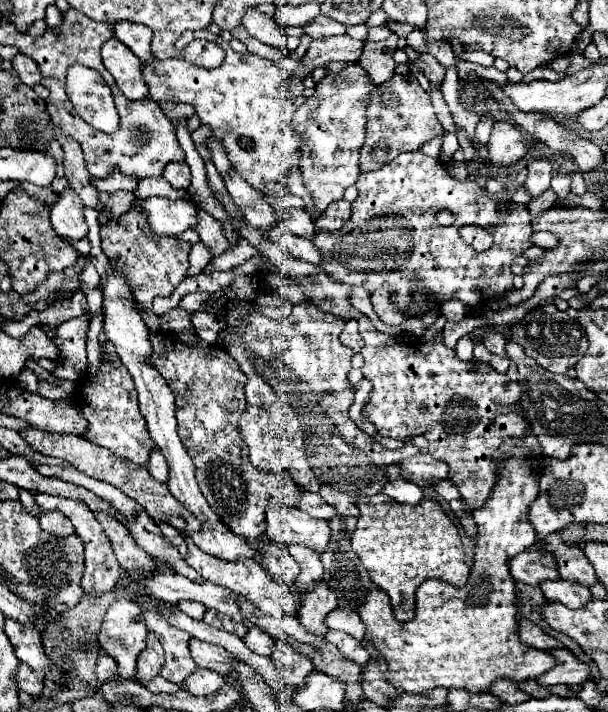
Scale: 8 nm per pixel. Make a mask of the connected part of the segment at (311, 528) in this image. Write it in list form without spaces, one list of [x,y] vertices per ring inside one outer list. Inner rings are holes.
[[[276,498],[268,500],[266,524],[268,524],[266,534],[272,540],[286,546],[302,544],[316,552],[324,552],[330,540],[330,528],[326,520],[312,518],[310,514],[298,508],[280,506]]]

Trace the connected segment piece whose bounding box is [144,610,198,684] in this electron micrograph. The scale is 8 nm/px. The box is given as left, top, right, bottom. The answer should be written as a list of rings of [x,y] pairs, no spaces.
[[[144,610],[144,620],[150,632],[154,632],[156,636],[160,636],[160,642],[164,646],[166,652],[166,664],[160,672],[160,676],[164,676],[170,682],[182,684],[196,668],[190,650],[188,650],[188,640],[190,636],[178,628],[172,628],[164,616],[160,616],[158,612],[148,612]]]

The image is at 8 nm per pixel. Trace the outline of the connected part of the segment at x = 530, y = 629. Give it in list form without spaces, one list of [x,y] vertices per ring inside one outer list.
[[[518,618],[518,636],[520,636],[520,642],[524,642],[530,648],[538,648],[538,650],[552,650],[552,648],[562,646],[556,638],[542,632],[540,626],[532,624],[526,618]]]

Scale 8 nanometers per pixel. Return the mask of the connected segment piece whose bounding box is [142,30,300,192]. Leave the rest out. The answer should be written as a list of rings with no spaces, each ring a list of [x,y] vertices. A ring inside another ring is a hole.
[[[210,30],[184,32],[178,38],[178,52],[196,38],[214,42],[226,52],[222,66],[206,70],[182,58],[156,60],[152,68],[142,66],[150,86],[150,98],[156,102],[170,100],[192,104],[202,124],[210,126],[214,130],[214,138],[226,146],[228,158],[236,172],[240,172],[248,184],[262,192],[262,182],[280,182],[284,176],[288,176],[290,168],[298,166],[300,162],[300,136],[292,132],[292,112],[296,108],[292,104],[292,96],[282,86],[284,80],[290,78],[290,72],[256,54],[234,52],[228,42]]]

